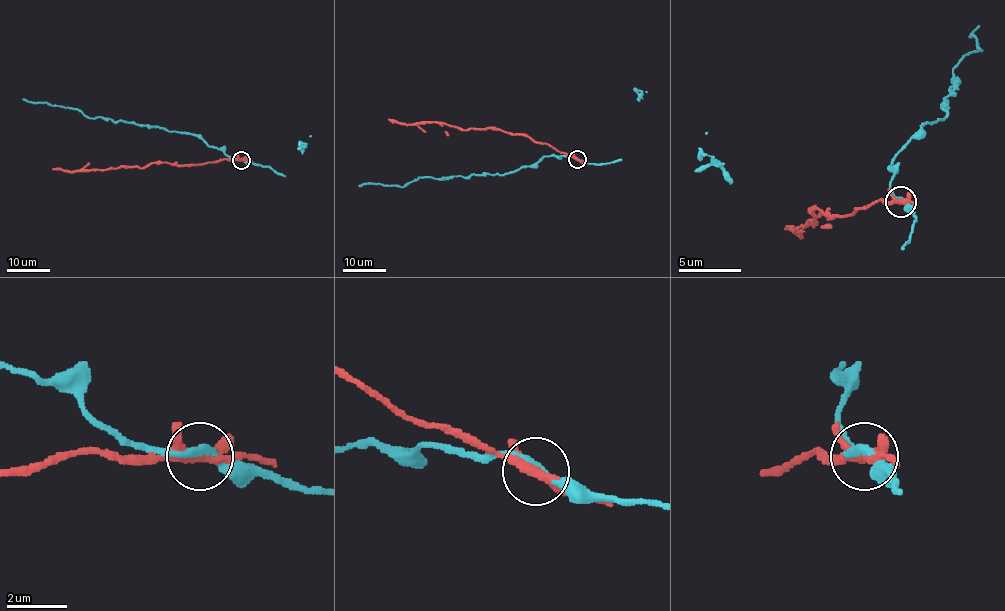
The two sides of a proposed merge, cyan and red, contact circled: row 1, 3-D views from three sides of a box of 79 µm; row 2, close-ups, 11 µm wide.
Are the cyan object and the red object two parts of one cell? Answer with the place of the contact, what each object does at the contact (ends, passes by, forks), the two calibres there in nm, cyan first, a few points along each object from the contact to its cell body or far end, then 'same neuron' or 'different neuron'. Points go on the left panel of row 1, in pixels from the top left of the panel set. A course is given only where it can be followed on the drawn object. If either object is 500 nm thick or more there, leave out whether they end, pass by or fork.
place (241, 160); cyan passes by; red forks; calibres 200 and 280 nm; course cyan (241, 160), (232, 159), (195, 135), (132, 122), (112, 122), (99, 116), (86, 117), (79, 110), (22, 99); course red (241, 160), (220, 159), (185, 165), (157, 162), (143, 167), (69, 172), (53, 170); same neuron

